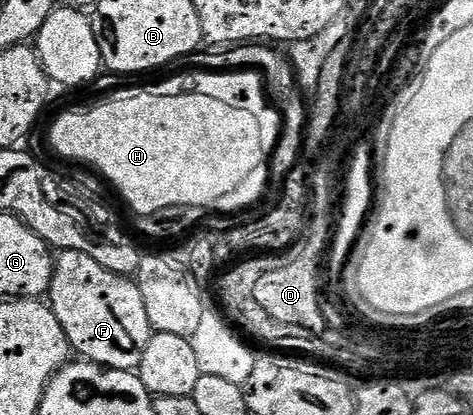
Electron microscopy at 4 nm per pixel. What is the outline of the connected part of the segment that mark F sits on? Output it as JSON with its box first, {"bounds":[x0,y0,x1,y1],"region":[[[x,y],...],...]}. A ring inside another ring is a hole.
{"bounds":[49,252,153,372],"region":[[[59,252],[55,256],[49,307],[57,322],[61,322],[61,330],[65,330],[72,349],[82,359],[122,372],[138,369],[153,329],[134,279],[105,270],[105,266],[93,262],[89,254]]]}

